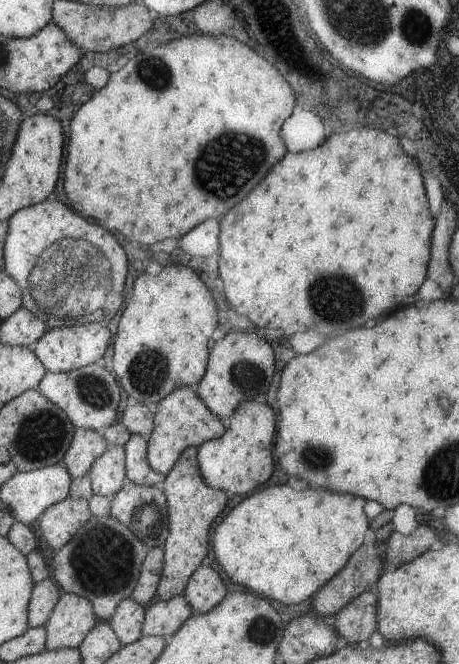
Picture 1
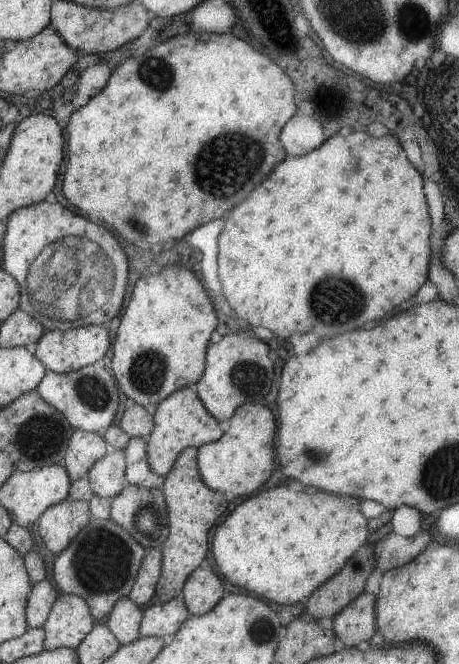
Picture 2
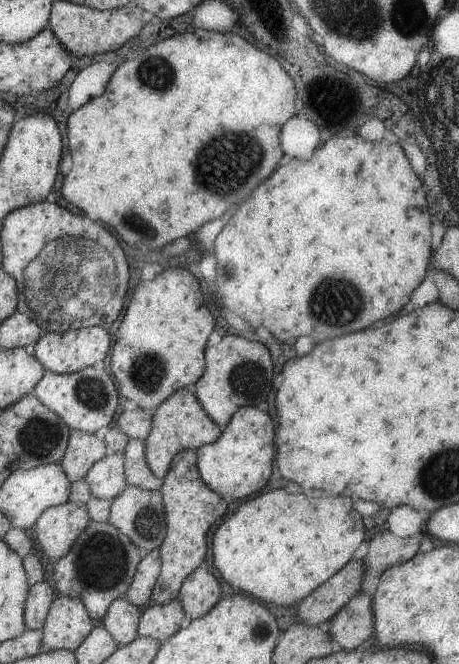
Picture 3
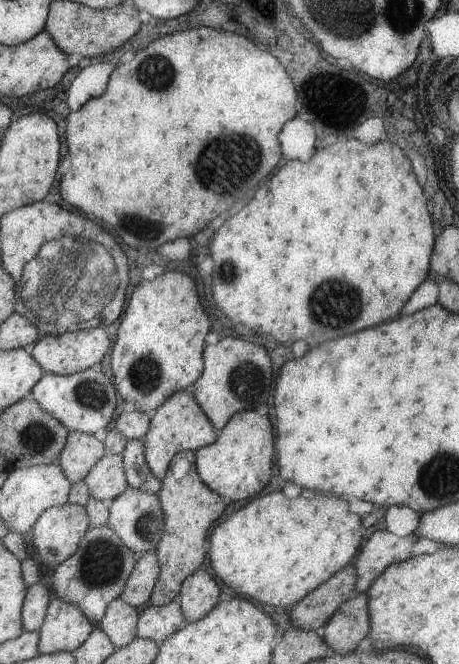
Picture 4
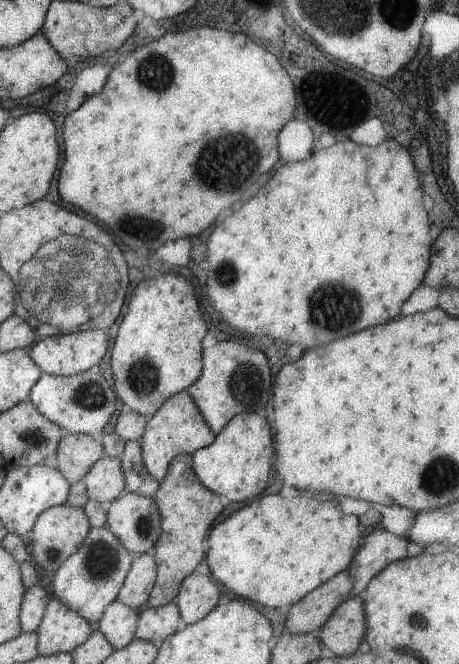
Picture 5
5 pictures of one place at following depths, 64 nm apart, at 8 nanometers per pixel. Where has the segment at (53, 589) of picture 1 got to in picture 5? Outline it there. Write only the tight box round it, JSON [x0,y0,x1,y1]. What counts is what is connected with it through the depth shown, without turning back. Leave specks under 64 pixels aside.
[19,585,49,633]

